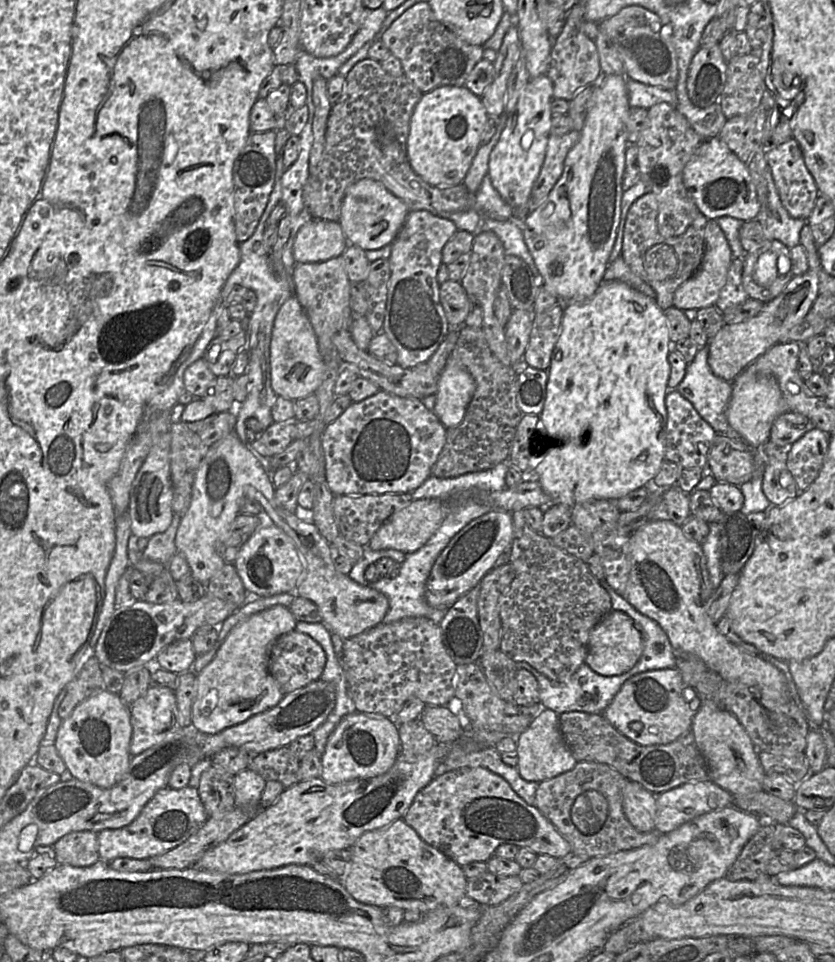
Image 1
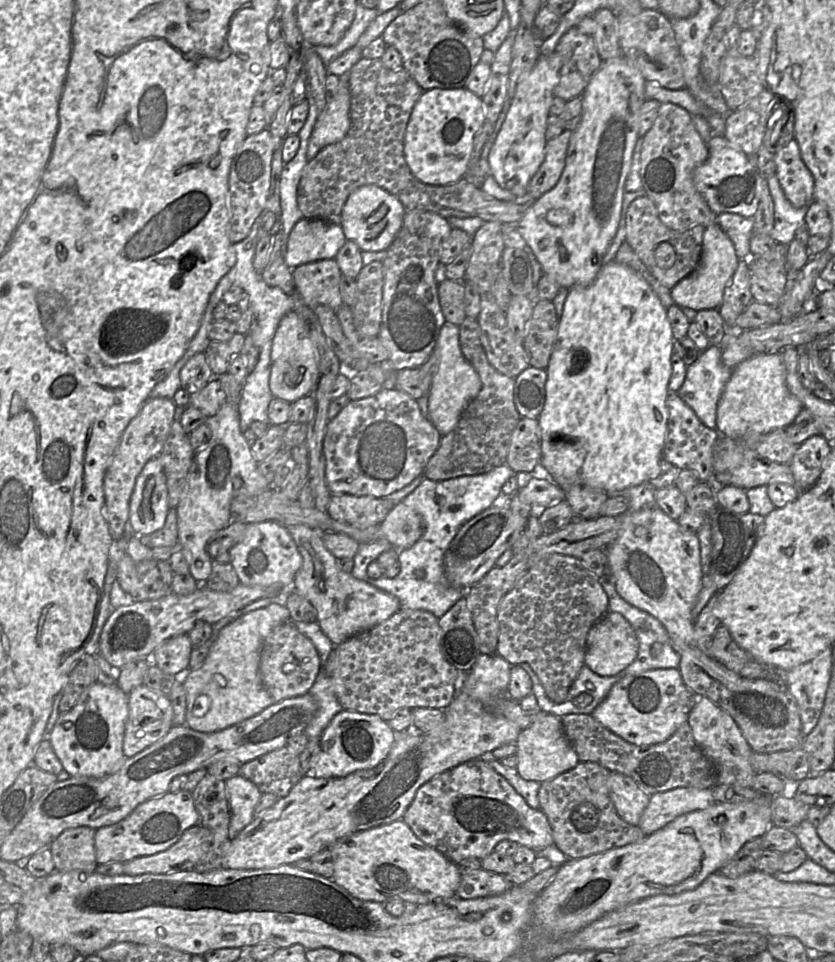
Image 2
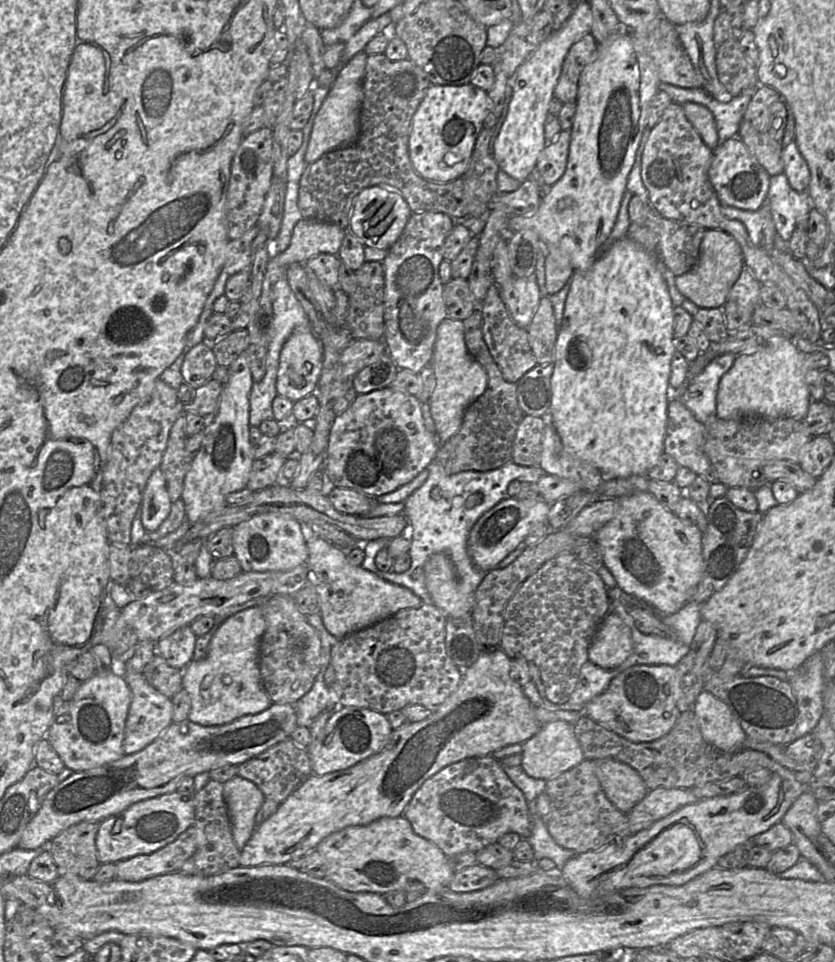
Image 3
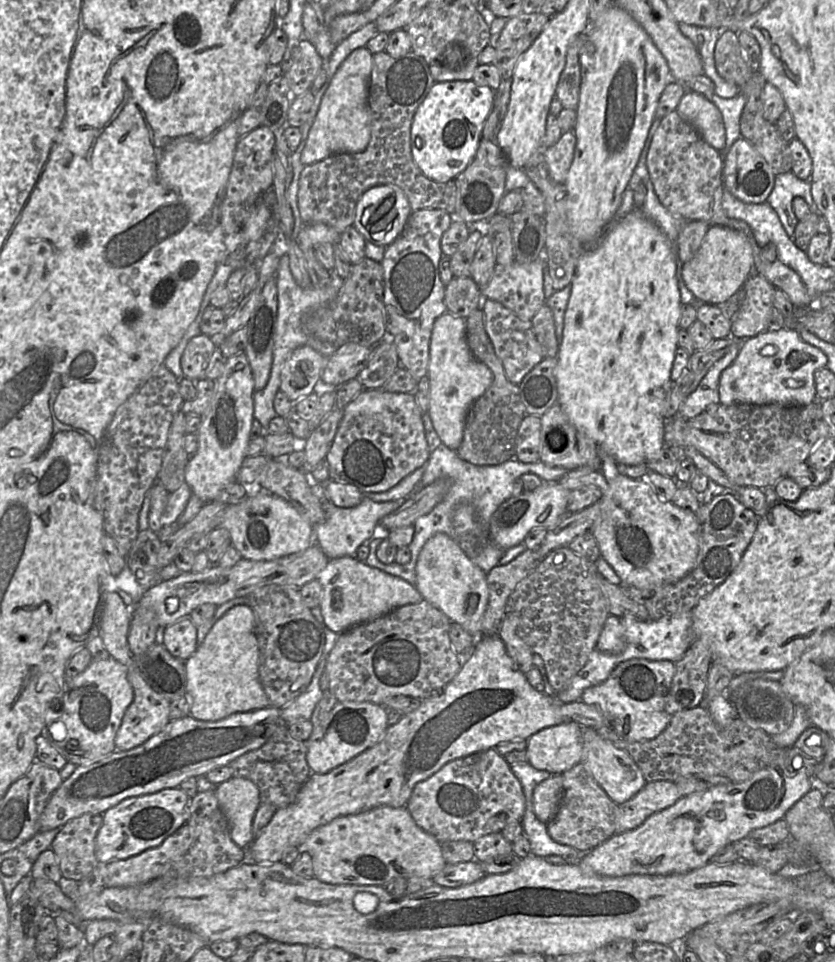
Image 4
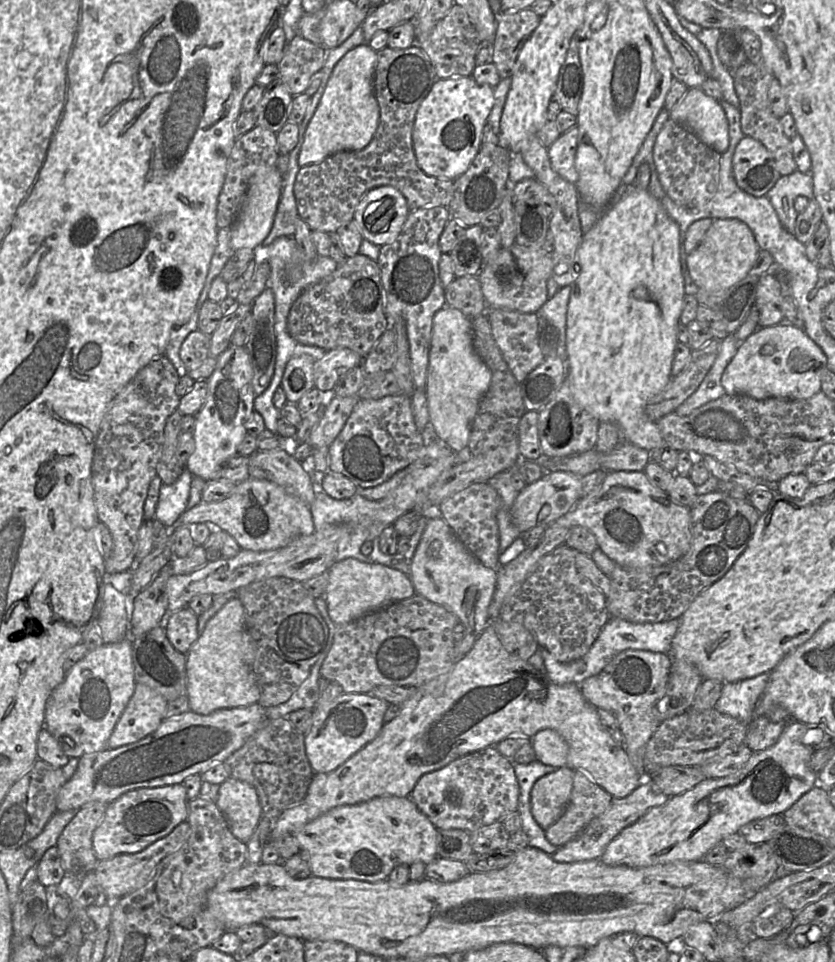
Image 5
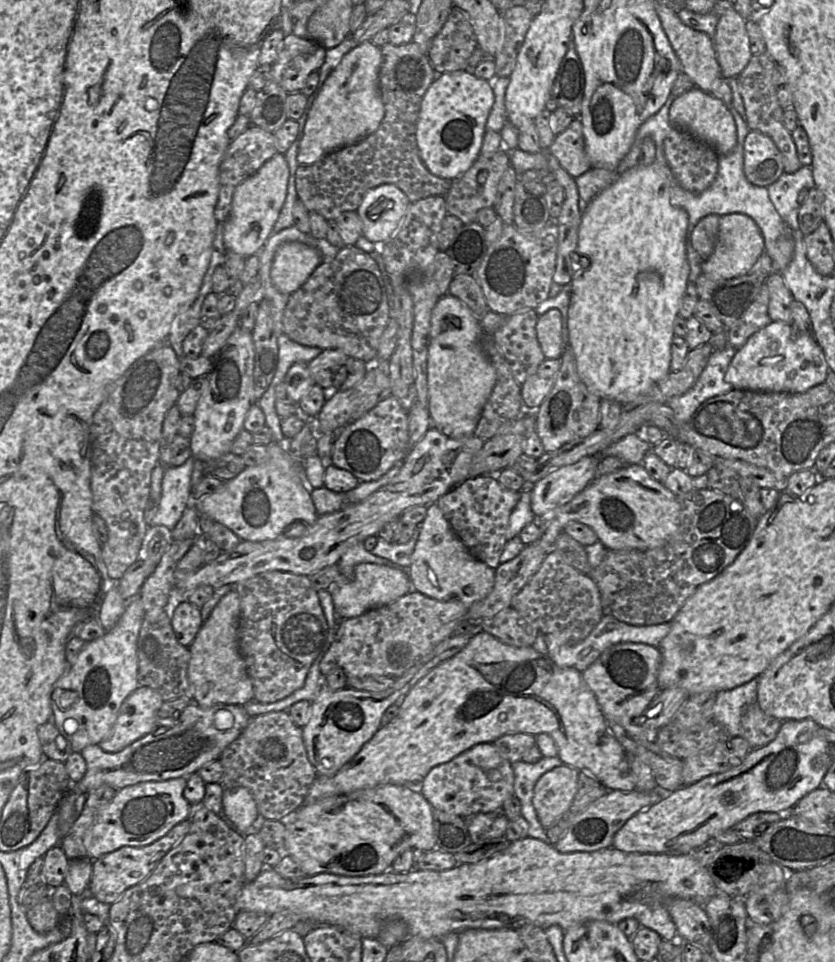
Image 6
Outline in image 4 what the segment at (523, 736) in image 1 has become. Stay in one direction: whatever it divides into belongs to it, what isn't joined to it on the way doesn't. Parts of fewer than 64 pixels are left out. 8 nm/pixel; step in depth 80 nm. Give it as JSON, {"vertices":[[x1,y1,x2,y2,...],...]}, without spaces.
{"vertices":[[564,721,542,729,527,739,525,750,527,762,535,769,562,774,581,762,581,726,574,721]]}

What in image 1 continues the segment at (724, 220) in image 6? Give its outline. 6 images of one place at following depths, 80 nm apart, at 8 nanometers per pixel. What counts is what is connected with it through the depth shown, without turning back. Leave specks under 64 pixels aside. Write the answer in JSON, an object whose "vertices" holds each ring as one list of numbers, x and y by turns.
{"vertices":[[709,220,705,232,705,252,698,271,675,292,673,306,680,310,699,310,716,304,725,285,727,272,733,260,731,248,724,232,715,220]]}

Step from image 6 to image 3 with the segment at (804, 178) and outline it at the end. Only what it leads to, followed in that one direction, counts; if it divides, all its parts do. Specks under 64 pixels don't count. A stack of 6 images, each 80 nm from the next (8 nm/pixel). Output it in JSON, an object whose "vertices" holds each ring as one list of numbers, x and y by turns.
{"vertices":[[784,173,770,177,766,204,770,207,777,234,786,242,797,228,799,217,809,214,814,207,808,191,795,191]]}

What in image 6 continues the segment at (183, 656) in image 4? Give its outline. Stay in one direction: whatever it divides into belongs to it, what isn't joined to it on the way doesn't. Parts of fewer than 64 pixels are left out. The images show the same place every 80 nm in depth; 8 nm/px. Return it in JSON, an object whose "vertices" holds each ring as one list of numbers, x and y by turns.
{"vertices":[[188,600,179,604,171,617,171,625,176,639,185,647,191,645,202,624,201,609]]}

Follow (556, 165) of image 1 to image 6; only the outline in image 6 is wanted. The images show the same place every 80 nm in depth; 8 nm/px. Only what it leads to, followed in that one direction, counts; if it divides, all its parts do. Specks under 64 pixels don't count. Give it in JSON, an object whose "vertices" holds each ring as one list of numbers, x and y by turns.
{"vertices":[[575,118,564,132,555,137,549,153,573,178,592,168,585,153,583,125,579,118]]}

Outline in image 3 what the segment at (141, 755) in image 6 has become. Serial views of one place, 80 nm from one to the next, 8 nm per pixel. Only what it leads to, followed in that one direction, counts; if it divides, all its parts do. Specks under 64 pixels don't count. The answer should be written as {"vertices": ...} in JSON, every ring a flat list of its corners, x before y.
{"vertices":[[272,703,269,708,258,714,245,715,224,725,202,726,189,719,172,722,158,738,141,751,123,755,120,759,97,768,74,772,60,781,45,796,40,809,27,824,17,847,26,850,48,848,54,837,72,825,83,821,100,823,112,815,123,812,136,802,177,791,177,785,185,776,194,777,225,765,238,766,290,738,297,726,293,705,276,703]]}

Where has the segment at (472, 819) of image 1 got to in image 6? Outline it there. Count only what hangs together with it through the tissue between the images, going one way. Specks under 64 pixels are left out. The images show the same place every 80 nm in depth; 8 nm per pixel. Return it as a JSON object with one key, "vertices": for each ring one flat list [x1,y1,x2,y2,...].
{"vertices":[[481,743,432,768,421,781,419,792,433,809,462,818,493,812,502,809,505,800,514,795,512,763,492,743]]}

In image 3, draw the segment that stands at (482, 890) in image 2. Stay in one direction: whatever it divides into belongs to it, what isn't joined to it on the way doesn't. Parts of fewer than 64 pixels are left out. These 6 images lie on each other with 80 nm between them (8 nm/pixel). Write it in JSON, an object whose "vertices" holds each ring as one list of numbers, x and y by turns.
{"vertices":[[476,864,454,873,448,888,454,892,472,892,485,889,499,880,492,868]]}

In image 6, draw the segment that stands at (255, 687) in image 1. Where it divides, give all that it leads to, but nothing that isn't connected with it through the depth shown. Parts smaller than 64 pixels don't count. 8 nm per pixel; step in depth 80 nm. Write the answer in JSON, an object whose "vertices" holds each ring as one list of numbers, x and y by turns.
{"vertices":[[235,589,219,600,189,646,188,679,192,702,200,707,216,704,243,706,254,699,252,681,239,648,239,619,240,597]]}

